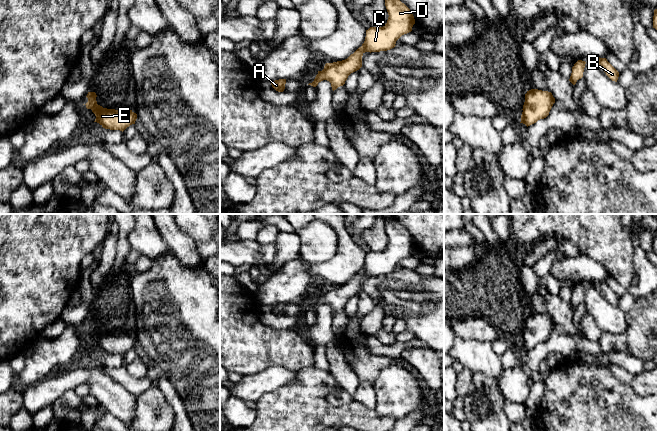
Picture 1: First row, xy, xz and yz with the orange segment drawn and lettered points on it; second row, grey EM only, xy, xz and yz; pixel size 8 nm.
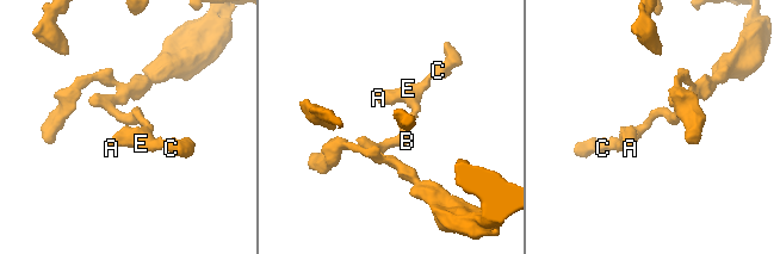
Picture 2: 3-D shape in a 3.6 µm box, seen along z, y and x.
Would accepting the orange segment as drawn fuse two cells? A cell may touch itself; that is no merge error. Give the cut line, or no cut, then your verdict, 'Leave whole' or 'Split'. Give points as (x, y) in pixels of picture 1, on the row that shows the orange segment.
No split. Leave whole

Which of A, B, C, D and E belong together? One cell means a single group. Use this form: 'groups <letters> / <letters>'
groups A B C D E

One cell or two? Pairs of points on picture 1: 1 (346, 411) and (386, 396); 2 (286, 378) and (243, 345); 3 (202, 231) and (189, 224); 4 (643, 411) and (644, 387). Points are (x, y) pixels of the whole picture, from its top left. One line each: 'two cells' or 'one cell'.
1: two cells
2: two cells
3: one cell
4: two cells

